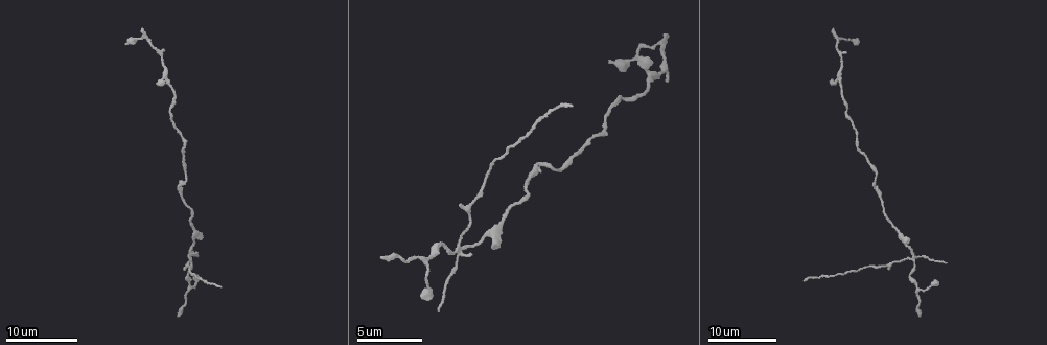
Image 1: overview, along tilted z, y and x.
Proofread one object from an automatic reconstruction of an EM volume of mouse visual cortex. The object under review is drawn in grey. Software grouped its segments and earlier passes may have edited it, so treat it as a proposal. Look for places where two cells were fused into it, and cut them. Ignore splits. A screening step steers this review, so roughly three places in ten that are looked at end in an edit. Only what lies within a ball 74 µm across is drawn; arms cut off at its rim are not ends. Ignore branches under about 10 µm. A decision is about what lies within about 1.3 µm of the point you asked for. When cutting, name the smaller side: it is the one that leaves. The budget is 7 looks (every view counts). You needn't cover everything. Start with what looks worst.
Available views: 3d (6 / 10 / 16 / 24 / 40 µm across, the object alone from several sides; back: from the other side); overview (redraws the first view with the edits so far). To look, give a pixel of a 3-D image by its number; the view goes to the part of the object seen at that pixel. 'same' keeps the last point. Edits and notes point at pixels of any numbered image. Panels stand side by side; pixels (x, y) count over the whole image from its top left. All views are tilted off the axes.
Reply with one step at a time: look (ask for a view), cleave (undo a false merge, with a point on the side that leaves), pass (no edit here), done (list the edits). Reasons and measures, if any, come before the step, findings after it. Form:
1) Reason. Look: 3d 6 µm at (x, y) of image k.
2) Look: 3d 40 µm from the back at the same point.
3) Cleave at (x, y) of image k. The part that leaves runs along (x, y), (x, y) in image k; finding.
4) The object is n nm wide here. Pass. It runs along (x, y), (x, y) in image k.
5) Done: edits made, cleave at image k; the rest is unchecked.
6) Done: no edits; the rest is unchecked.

Four or more arms meet. Look: 3d 16 µm at (458, 243) of image 1.

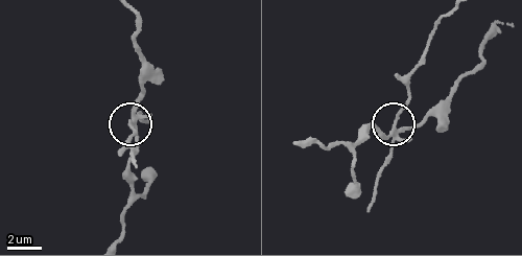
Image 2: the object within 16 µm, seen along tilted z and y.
Closer look. Look: 3d 10 µm at (392, 130) of image 2.

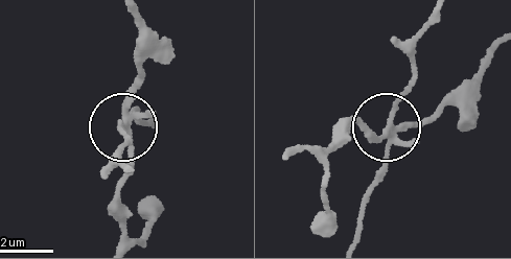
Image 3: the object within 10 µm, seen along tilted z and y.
Other side. Look: 3d 10 µm from the back at (388, 123) of image 3.

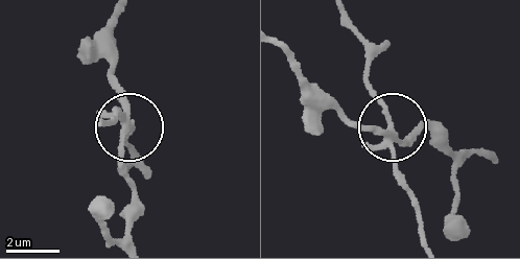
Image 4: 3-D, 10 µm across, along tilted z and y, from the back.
The object is 230 nm wide here. Cleave at (118, 113) of image 4. The part that leaves runs along (391, 135), (372, 87), (369, 53), (346, 16) in image 4; two cells meet here.

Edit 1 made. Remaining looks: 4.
Thick turns thin. Look: 3d 16 µm at (191, 227) of image 1.

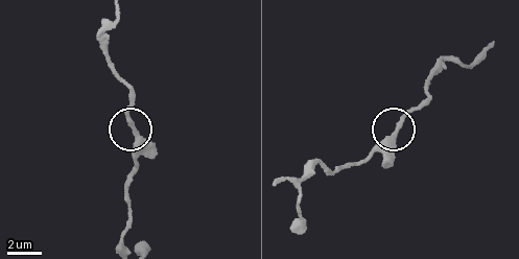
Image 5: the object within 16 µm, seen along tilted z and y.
Zoom in. Look: 3d 10 µm at (130, 126) of image 5.

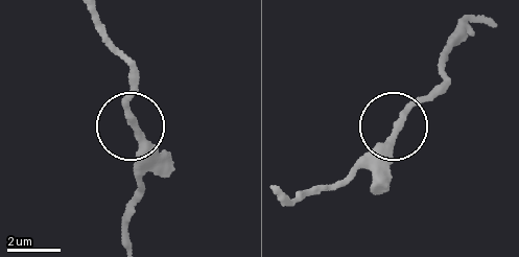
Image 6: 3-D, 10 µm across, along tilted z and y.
Look: 3d 10 µm from the back at (396, 129) of image 6.

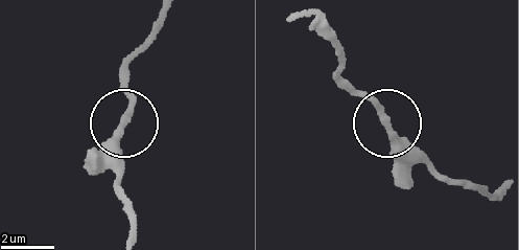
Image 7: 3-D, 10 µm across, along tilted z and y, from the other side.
Pass. It runs along (316, 22), (343, 51), (341, 77), (392, 130), (408, 179) in image 7; one cell here.

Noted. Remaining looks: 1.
Done: edits made, cleave at image 4; the rest is unchecked.

